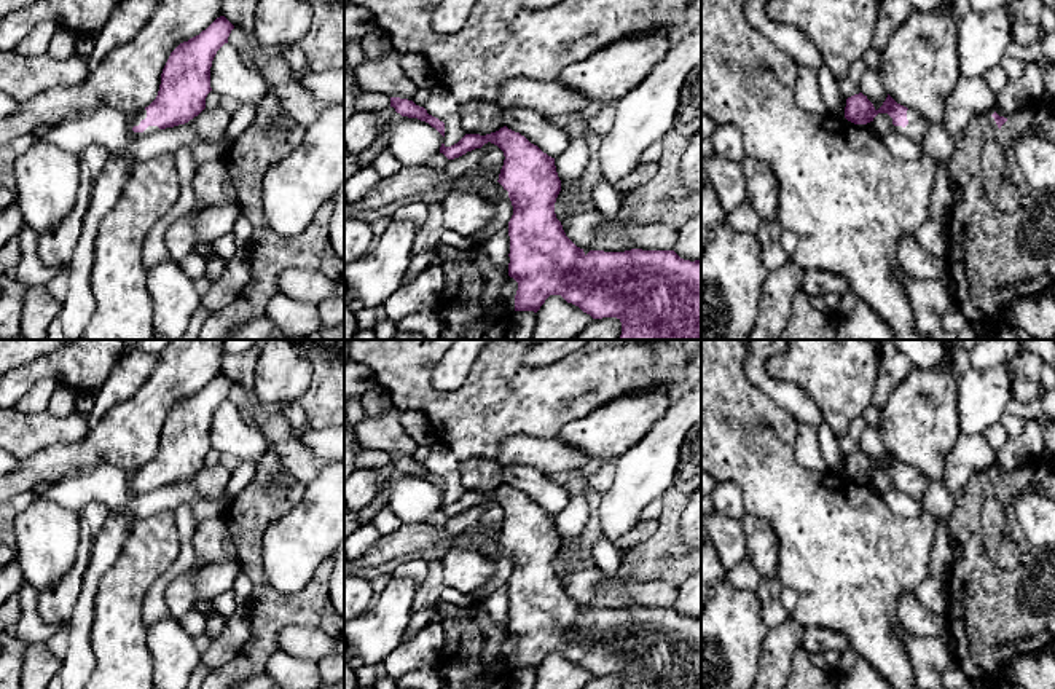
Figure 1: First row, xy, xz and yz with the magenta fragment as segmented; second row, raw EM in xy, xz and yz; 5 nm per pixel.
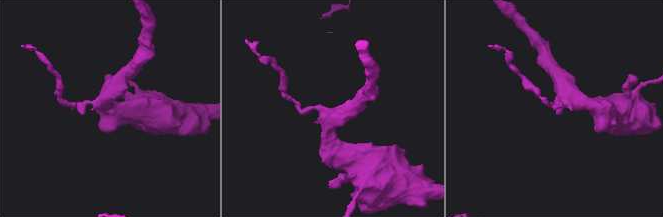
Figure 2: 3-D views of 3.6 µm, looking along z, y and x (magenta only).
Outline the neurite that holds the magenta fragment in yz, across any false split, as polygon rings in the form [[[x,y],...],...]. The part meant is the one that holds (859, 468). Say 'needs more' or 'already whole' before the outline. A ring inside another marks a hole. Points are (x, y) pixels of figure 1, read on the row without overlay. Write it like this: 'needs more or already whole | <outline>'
needs more | [[[862,450],[846,456],[845,475],[854,482],[867,482],[878,470],[888,470],[896,490],[921,502],[926,491],[926,477],[918,467],[897,461],[889,451],[878,467]]]

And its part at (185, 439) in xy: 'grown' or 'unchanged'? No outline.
grown

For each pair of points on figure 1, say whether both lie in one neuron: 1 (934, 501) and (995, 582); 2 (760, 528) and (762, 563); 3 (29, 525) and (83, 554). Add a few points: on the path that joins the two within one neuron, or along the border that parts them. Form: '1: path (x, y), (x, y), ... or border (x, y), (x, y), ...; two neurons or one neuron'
1: border (955, 500), (949, 519); two neurons
2: path (760, 536), (762, 555); one neuron
3: border (80, 515), (77, 557), (70, 570), (56, 582); two neurons

